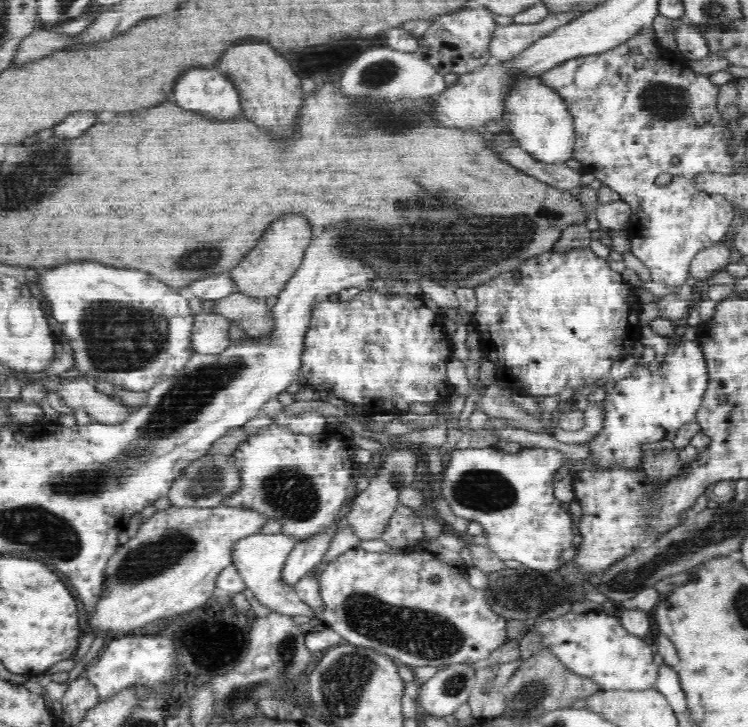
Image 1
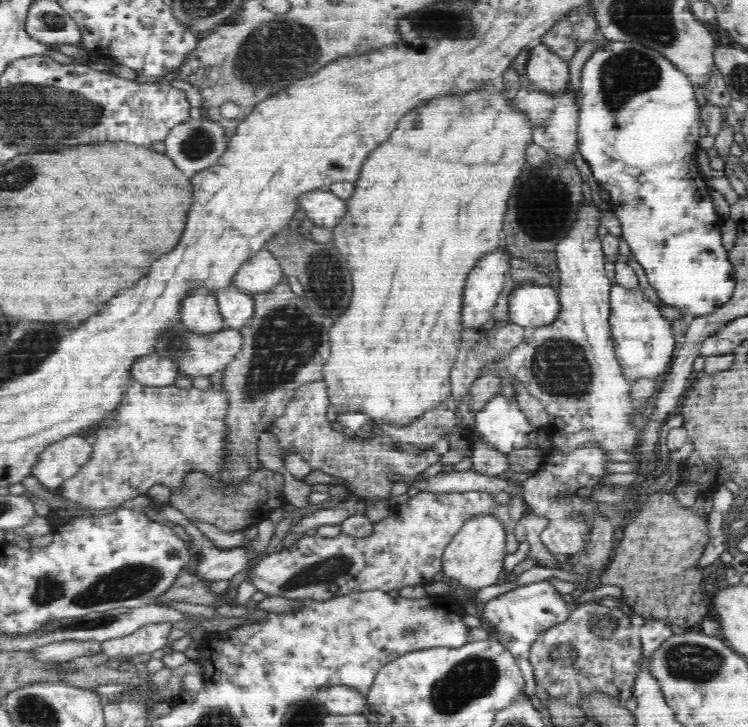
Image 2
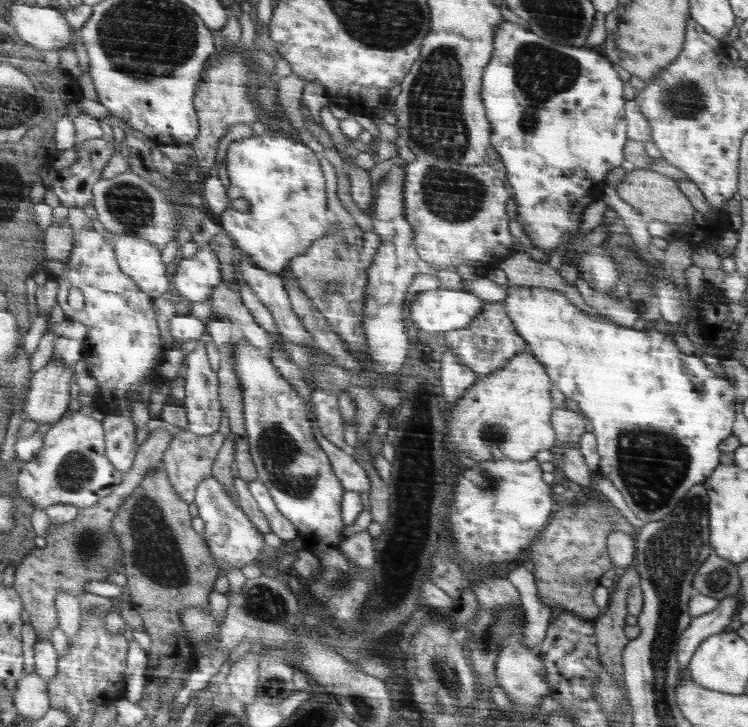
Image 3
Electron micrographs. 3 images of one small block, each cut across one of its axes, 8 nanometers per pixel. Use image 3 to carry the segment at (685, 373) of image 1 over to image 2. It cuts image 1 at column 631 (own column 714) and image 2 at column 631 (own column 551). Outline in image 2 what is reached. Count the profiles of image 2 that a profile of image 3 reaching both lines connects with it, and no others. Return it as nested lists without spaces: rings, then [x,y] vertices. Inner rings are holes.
[[[612,285],[609,294],[611,304],[611,334],[615,344],[615,354],[621,362],[623,372],[631,382],[636,383],[638,378],[654,378],[668,373],[671,362],[676,355],[675,342],[671,322],[663,318],[660,308],[639,289],[624,288]]]

